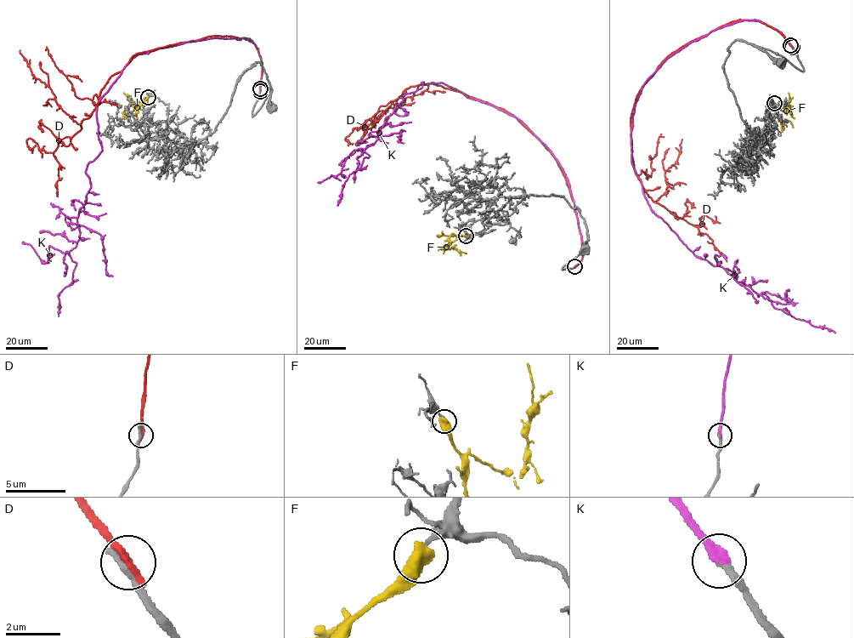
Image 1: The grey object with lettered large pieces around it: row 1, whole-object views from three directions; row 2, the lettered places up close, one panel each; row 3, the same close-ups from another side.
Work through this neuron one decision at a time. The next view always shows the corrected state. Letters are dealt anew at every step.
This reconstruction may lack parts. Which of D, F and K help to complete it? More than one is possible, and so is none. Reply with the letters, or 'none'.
K

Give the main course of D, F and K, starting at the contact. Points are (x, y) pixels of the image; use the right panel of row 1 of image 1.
D: (792, 47), (761, 22), (737, 19), (667, 56), (630, 118), (633, 165), (654, 202), (682, 139)
F: (774, 103), (782, 111), (789, 109), (788, 93)
K: (790, 46), (743, 19), (668, 58), (634, 107), (631, 164), (651, 209), (695, 255), (835, 333)

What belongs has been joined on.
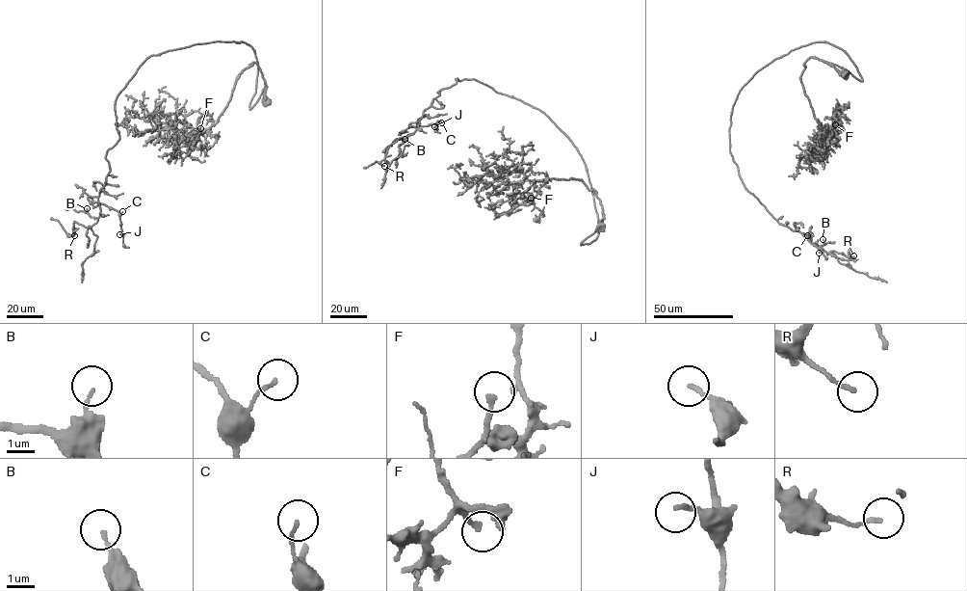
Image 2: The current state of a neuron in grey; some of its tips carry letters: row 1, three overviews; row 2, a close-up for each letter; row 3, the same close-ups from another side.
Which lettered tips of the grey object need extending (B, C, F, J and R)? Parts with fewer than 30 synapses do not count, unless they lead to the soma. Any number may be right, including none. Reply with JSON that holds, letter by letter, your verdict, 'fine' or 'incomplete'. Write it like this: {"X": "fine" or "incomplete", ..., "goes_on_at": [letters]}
{"B": "fine", "C": "fine", "F": "incomplete", "J": "fine", "R": "fine", "goes_on_at": ["F"]}

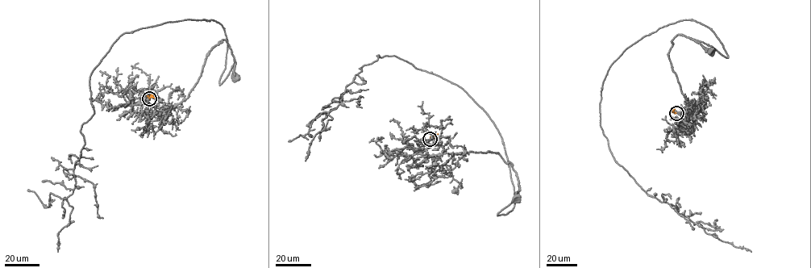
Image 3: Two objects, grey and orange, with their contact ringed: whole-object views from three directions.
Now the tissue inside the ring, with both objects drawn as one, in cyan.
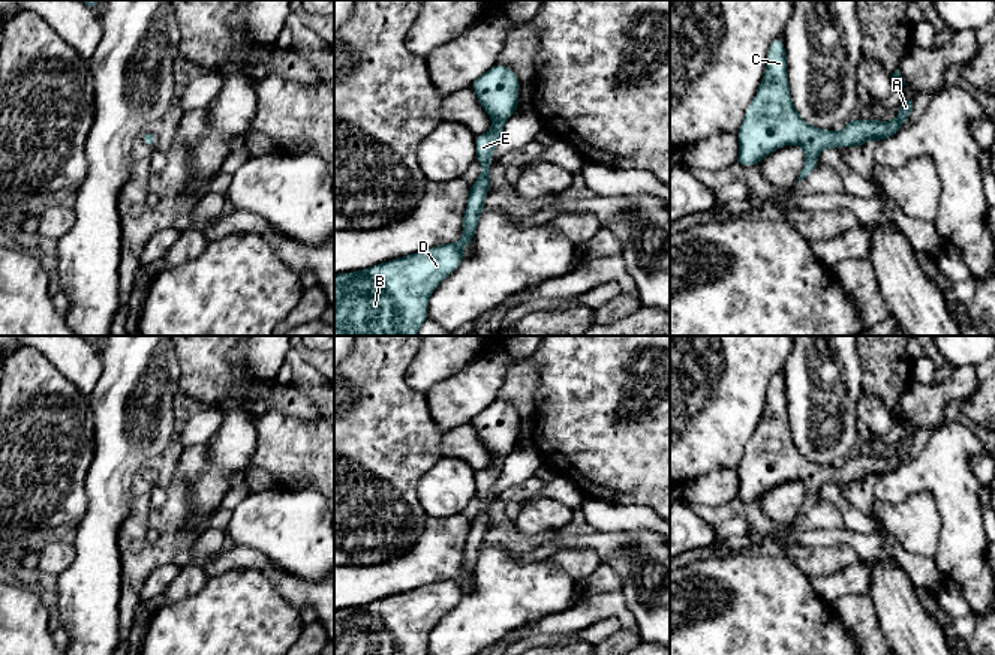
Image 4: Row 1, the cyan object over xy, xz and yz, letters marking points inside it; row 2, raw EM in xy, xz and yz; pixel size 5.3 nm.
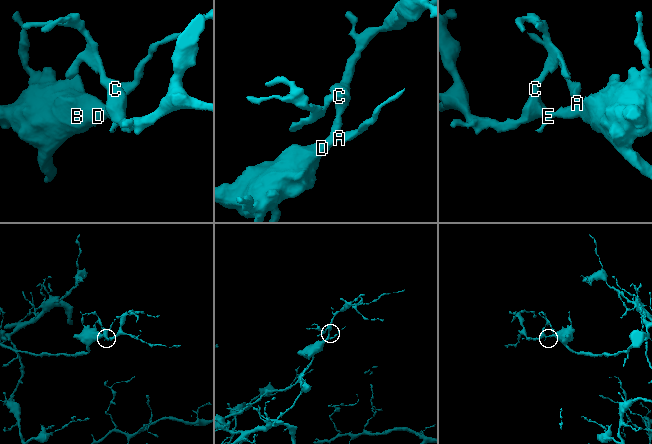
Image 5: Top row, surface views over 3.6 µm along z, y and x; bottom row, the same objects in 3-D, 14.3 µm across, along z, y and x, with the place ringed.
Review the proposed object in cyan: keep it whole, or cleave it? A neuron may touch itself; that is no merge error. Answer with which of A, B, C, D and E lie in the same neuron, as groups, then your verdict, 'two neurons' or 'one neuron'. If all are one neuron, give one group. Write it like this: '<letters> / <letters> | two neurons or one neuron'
A B C D E | one neuron

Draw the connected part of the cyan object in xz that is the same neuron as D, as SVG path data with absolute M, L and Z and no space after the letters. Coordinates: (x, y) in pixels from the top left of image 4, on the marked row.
M496 63L471 88L492 117L493 129L475 135L477 160L484 169L471 184L462 240L366 270L334 274L334 336L417 336L429 319L432 292L466 258L463 247L474 243L492 186L492 154L505 121L518 108L520 79L514 70Z

